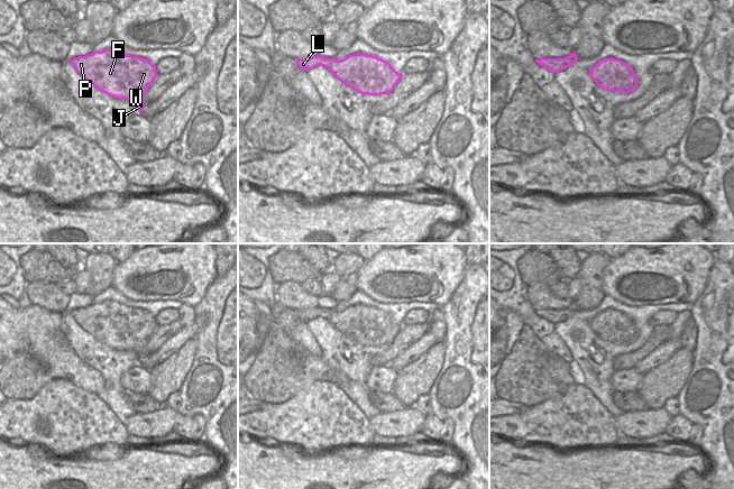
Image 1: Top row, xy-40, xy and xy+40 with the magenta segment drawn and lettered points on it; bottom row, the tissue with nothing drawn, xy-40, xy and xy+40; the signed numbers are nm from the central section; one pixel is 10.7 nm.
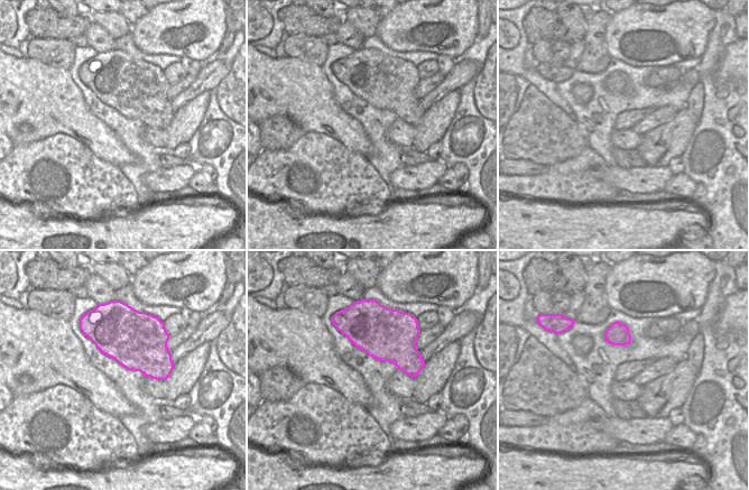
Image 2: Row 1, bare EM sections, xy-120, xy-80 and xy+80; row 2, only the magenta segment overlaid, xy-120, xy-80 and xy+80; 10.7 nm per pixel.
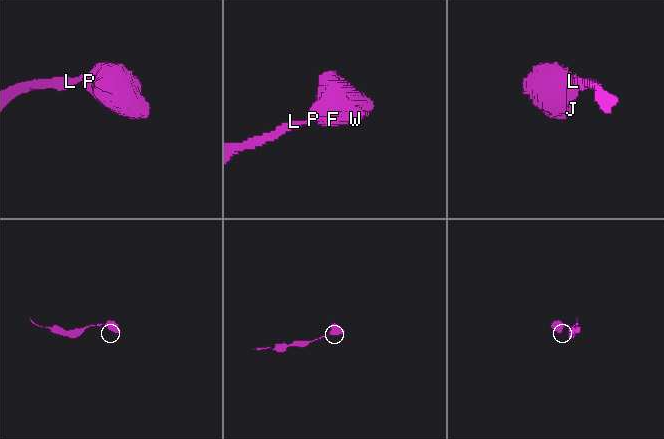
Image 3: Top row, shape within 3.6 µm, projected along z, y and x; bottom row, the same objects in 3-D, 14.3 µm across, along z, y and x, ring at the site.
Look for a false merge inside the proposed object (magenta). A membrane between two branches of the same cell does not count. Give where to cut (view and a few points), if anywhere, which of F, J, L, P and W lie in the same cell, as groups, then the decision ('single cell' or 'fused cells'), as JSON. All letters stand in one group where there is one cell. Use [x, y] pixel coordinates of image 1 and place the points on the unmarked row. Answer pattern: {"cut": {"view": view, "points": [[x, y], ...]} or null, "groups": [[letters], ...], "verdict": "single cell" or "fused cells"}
{"cut": null, "groups": [["F", "J", "L", "P", "W"]], "verdict": "single cell"}

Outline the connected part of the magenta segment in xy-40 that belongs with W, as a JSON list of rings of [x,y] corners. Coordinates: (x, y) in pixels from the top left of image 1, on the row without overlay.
[[[114,301],[94,303],[71,311],[71,315],[99,342],[121,351],[135,351],[143,363],[144,347],[156,331],[156,317],[148,311]]]

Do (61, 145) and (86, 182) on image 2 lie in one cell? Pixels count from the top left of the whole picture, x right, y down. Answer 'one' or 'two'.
one

